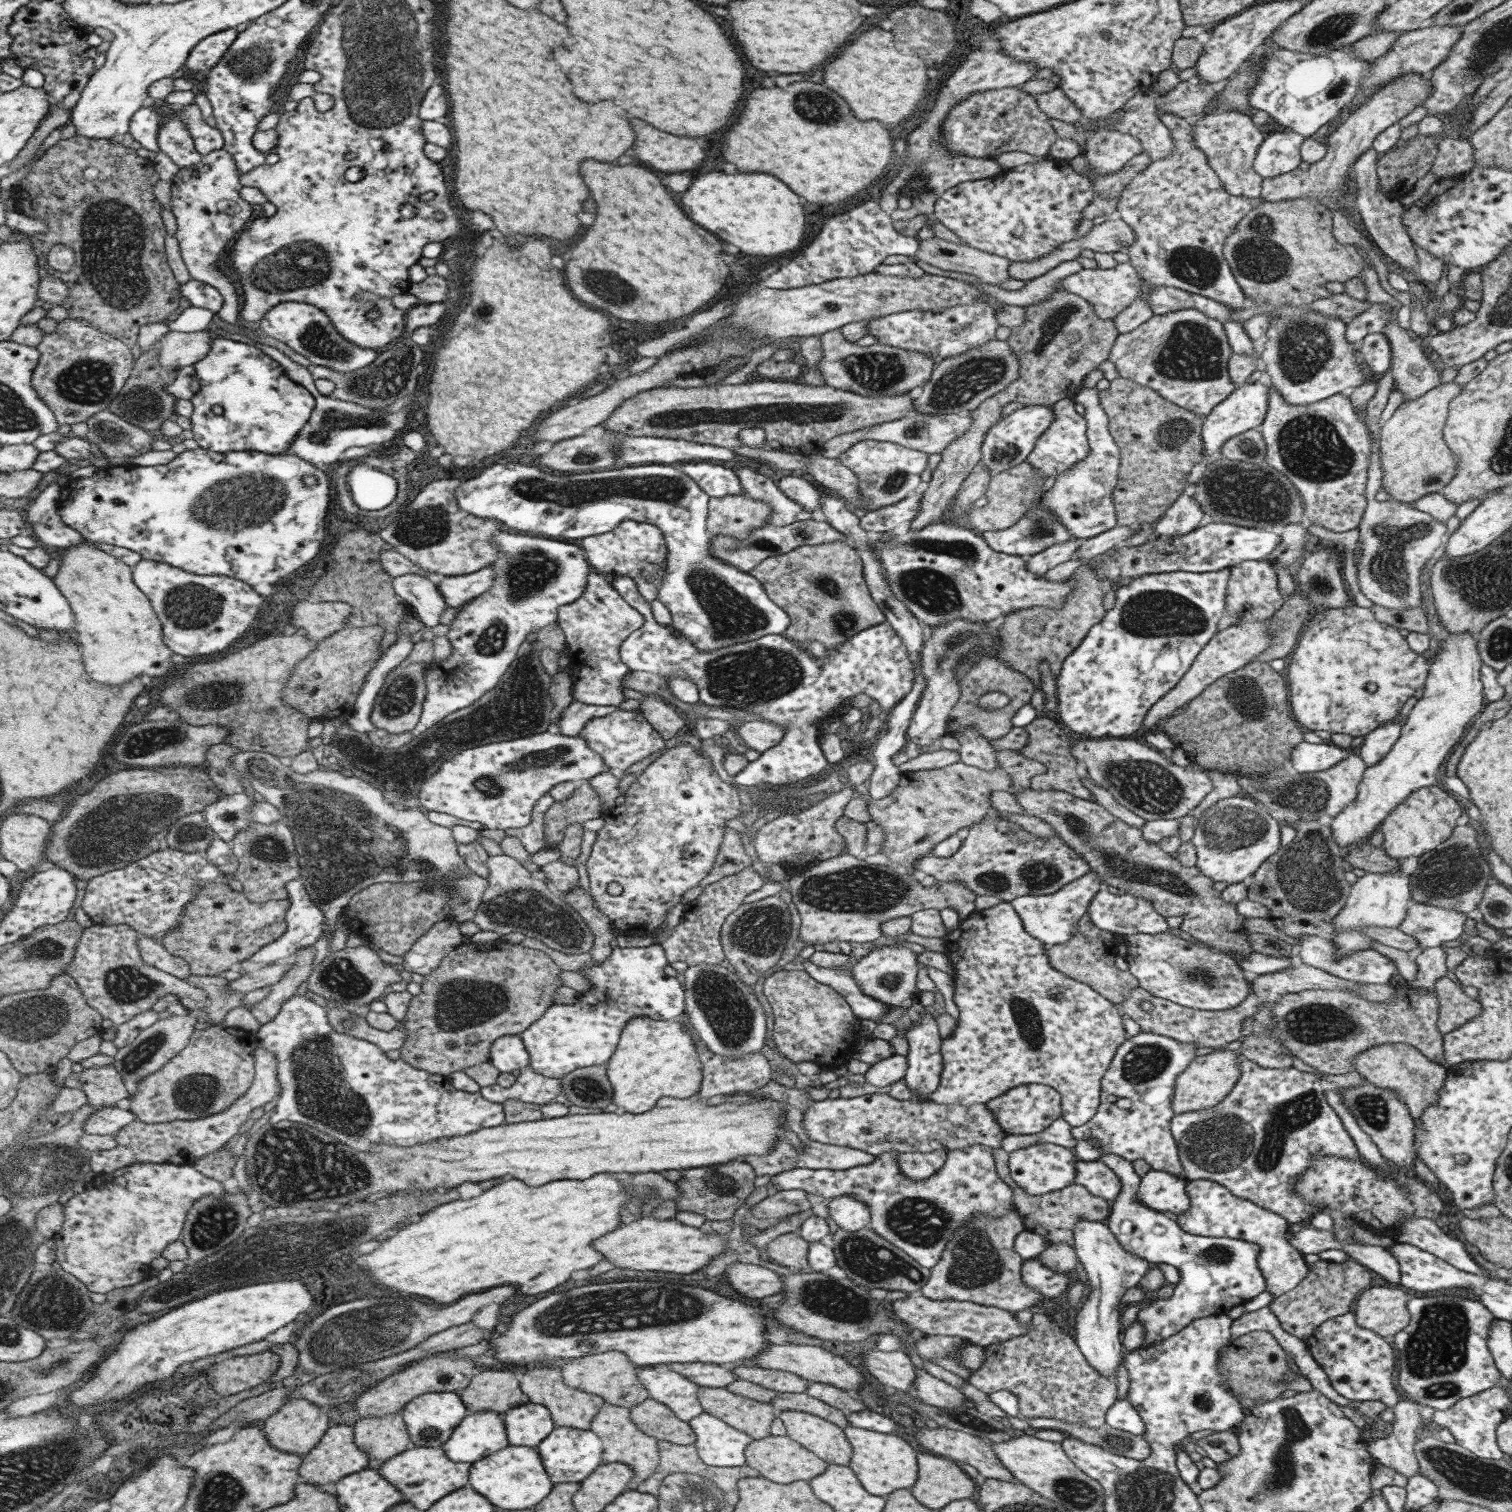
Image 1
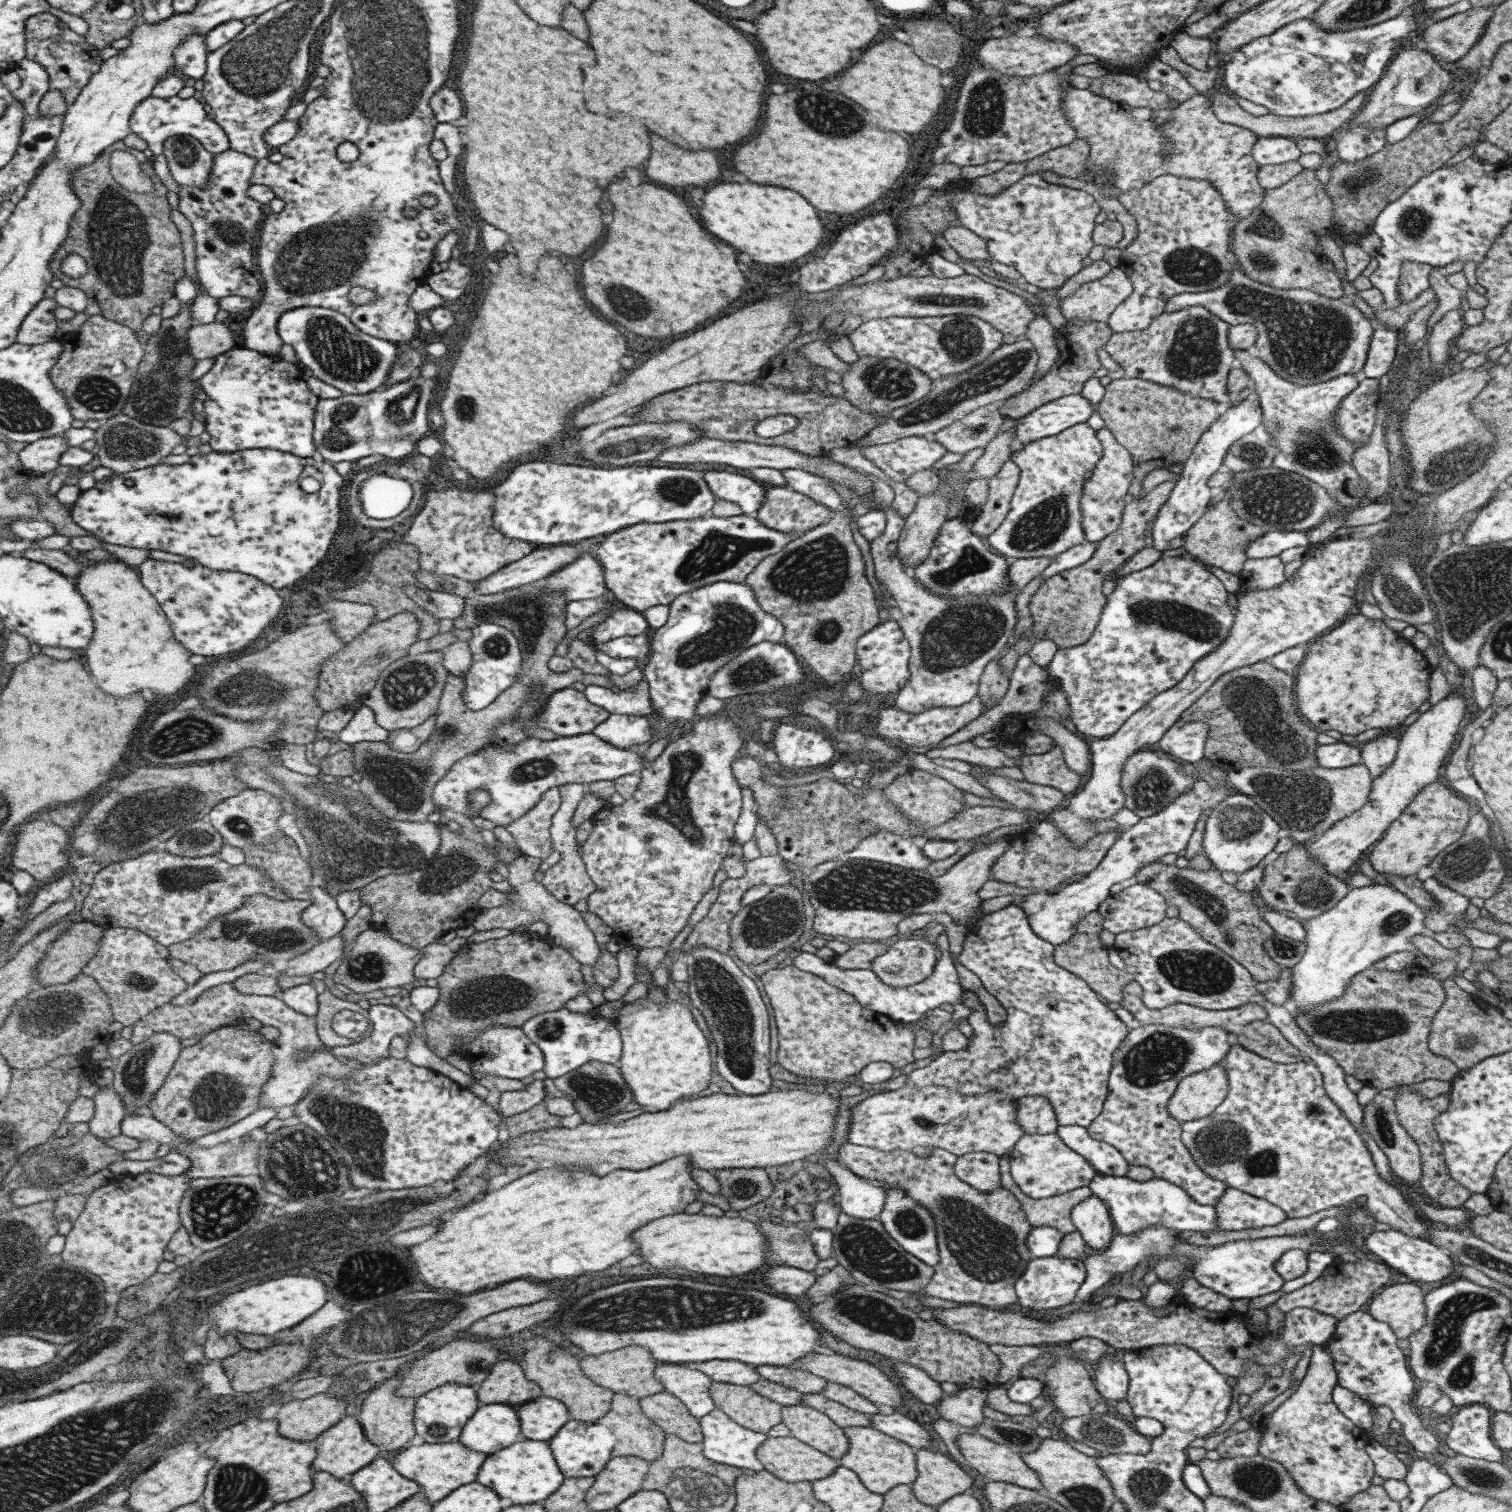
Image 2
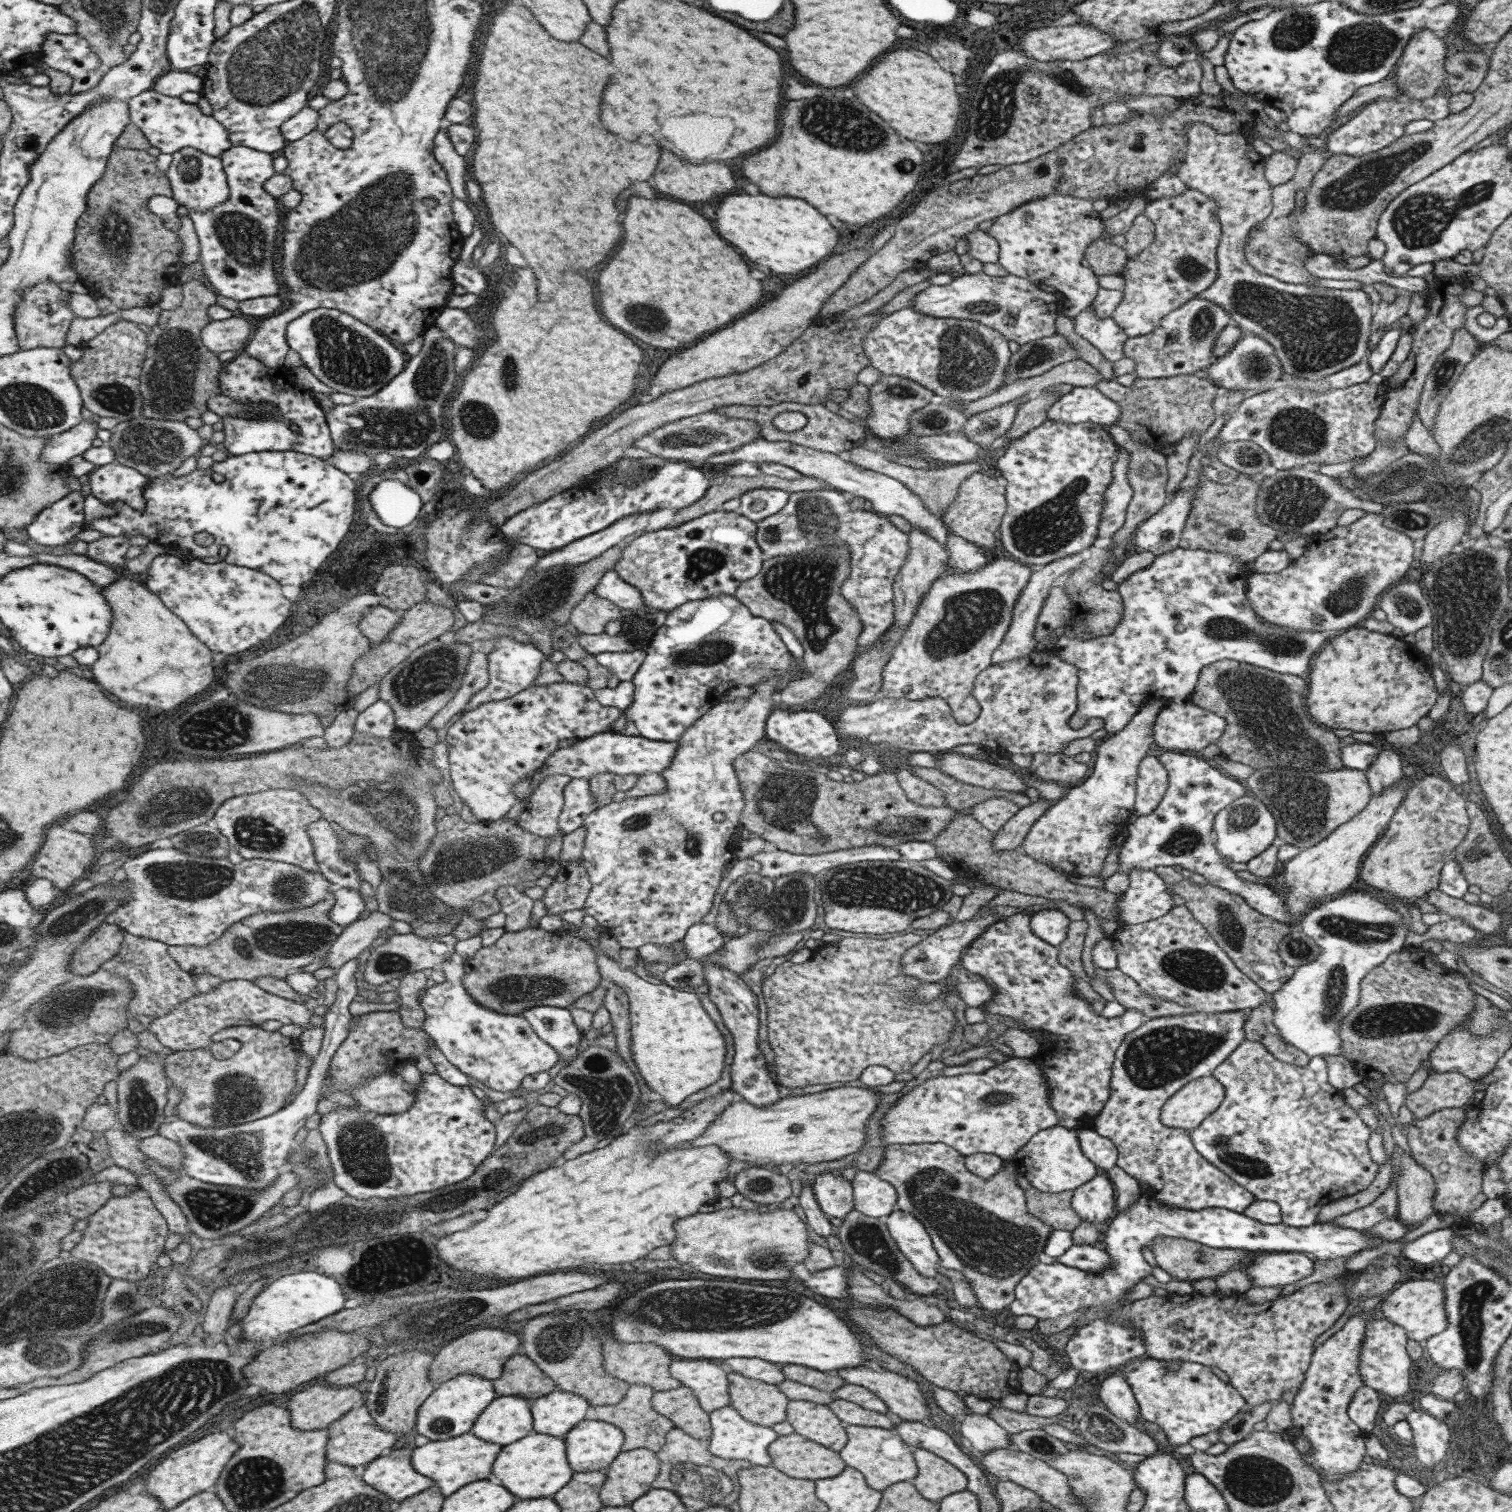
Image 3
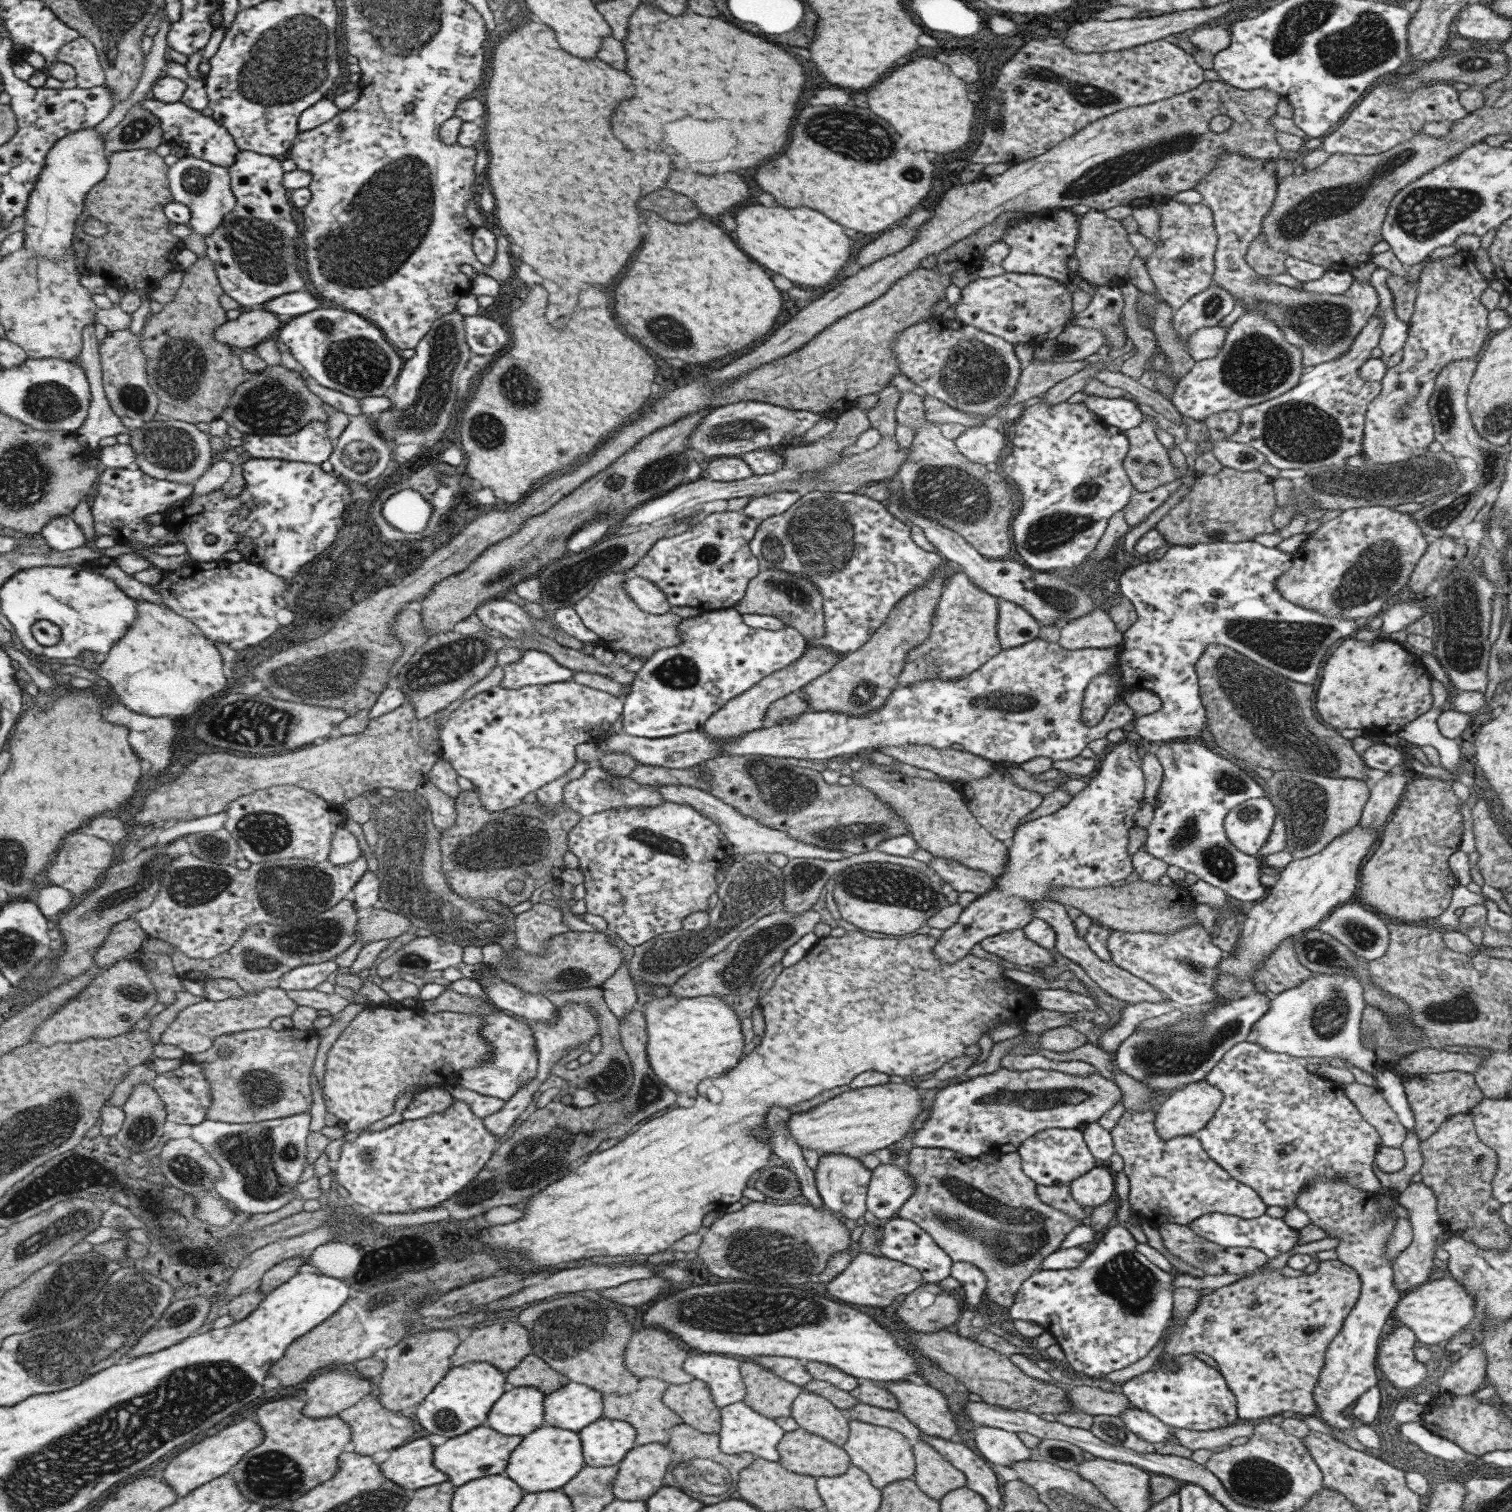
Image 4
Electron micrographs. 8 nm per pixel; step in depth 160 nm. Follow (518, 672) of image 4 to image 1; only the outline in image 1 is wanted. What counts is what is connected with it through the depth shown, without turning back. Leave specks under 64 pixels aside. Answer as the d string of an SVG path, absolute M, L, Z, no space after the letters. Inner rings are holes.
M512 530L499 532L494 544L500 550L499 562L489 568L497 571L497 577L487 592L459 608L456 619L449 625L447 636L453 643L453 654L447 661L433 662L426 680L429 686L422 717L412 730L415 737L497 688L527 638L556 622L562 606L578 601L586 593L592 568L583 547Z

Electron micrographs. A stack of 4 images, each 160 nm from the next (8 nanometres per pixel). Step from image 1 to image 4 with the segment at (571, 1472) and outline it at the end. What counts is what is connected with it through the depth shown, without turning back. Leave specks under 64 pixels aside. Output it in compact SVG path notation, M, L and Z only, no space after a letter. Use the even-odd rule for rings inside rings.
M602 1416L580 1430L587 1467L618 1465L635 1447L636 1430L625 1419Z

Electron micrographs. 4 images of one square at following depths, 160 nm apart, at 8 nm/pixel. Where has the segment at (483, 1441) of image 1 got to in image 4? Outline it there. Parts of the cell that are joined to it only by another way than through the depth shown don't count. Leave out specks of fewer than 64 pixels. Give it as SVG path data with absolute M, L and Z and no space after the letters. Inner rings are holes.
M537 1386L509 1387L491 1409L485 1424L507 1436L527 1436L545 1427L547 1394Z

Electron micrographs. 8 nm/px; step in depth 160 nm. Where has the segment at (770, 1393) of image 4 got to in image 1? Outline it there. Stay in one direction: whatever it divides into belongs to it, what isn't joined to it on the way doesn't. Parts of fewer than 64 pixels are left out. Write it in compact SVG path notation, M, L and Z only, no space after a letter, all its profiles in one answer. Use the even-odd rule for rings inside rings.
M699 1387L696 1395L703 1413L726 1422L735 1430L743 1431L752 1440L770 1435L770 1424L777 1412L768 1402L757 1402L724 1387Z

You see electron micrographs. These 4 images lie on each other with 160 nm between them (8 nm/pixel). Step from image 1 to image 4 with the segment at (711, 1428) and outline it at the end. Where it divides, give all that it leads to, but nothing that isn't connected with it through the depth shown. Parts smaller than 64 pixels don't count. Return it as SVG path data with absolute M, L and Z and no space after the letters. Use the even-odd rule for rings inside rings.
M742 1400L720 1408L720 1429L718 1432L718 1447L721 1453L731 1455L750 1453L755 1458L763 1458L769 1462L778 1462L779 1453L776 1446L783 1436L774 1419L765 1418L762 1414L751 1410Z

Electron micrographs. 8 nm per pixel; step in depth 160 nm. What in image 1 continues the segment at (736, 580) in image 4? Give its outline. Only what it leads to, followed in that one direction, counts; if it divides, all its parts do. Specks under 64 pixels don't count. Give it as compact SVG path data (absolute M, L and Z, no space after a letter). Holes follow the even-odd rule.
M808 518L807 520L783 527L765 524L759 529L753 529L753 531L741 541L732 540L731 537L727 537L726 535L713 535L711 536L708 551L711 551L711 556L717 558L719 562L727 562L729 566L733 566L733 568L745 574L755 569L755 566L758 566L759 562L762 562L765 558L785 554L798 546L805 546L806 544L813 546L815 544L835 541L845 542L845 536L839 534L839 532L835 532L827 522L821 519ZM623 521L610 533L597 534L583 539L580 545L586 550L590 567L613 582L615 577L629 577L635 581L638 593L651 602L657 596L659 585L666 573L666 546L661 531L654 525L636 521Z

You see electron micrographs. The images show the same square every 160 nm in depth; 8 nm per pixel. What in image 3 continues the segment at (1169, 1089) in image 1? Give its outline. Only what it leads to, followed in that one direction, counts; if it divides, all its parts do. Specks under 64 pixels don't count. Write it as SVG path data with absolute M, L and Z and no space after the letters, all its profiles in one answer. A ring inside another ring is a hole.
M1224 1011L1217 1013L1205 1013L1205 1012L1194 1012L1187 1015L1176 1015L1176 1016L1165 1016L1160 1018L1148 1019L1144 1024L1132 1030L1129 1034L1123 1038L1123 1041L1119 1044L1117 1050L1115 1050L1114 1060L1112 1062L1111 1074L1110 1074L1110 1093L1108 1099L1104 1102L1103 1109L1095 1116L1094 1131L1097 1134L1107 1137L1116 1148L1117 1158L1116 1165L1132 1176L1137 1182L1146 1182L1147 1194L1151 1197L1155 1197L1160 1205L1169 1207L1170 1209L1187 1209L1190 1211L1201 1210L1206 1208L1224 1208L1225 1210L1232 1210L1240 1213L1243 1209L1247 1208L1251 1202L1255 1200L1254 1196L1245 1190L1238 1183L1233 1182L1226 1174L1223 1174L1218 1168L1215 1168L1210 1162L1207 1162L1191 1144L1190 1138L1188 1137L1188 1131L1181 1128L1167 1128L1163 1126L1159 1120L1159 1114L1161 1111L1162 1104L1172 1095L1179 1090L1180 1086L1187 1084L1187 1082L1195 1080L1199 1077L1206 1077L1212 1074L1212 1070L1217 1068L1221 1062L1227 1059L1227 1056L1235 1050L1241 1042L1244 1041L1243 1037L1243 1022L1247 1020L1247 1011Z

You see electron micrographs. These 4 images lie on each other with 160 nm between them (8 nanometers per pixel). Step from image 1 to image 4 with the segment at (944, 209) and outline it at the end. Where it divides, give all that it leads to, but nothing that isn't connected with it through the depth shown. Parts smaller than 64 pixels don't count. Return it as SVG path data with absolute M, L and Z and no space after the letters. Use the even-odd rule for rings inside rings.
M1064 207L1048 208L1028 213L1021 222L1005 229L1002 241L1008 246L1009 252L1000 262L1004 272L1040 274L1092 296L1097 286L1084 281L1077 272L1066 269L1067 260L1074 256L1074 246L1078 237L1078 217L1079 215L1067 211Z

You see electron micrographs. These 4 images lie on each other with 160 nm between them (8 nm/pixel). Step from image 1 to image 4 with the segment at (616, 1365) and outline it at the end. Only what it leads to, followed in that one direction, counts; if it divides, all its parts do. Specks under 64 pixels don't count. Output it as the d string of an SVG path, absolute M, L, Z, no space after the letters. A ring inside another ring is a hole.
M655 1326L641 1327L630 1338L630 1350L627 1349L627 1369L637 1378L659 1378L668 1384L683 1384L693 1380L690 1374L682 1369L682 1362L690 1356L691 1352L685 1352L683 1346L675 1337Z

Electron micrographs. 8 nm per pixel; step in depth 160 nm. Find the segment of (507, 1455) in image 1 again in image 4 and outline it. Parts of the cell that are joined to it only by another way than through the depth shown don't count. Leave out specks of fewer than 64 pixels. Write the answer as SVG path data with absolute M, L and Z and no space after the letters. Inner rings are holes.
M557 1426L538 1428L527 1435L514 1453L511 1454L510 1465L504 1474L523 1488L525 1493L543 1493L562 1490L587 1467L586 1456L583 1455L582 1435L580 1431L565 1430Z

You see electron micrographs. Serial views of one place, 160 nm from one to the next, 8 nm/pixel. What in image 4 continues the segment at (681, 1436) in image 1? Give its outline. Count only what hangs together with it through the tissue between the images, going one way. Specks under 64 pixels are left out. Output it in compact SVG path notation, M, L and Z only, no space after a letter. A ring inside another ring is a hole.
M693 1379L683 1384L668 1384L661 1399L683 1424L705 1434L718 1434L720 1409L711 1400L704 1382Z

